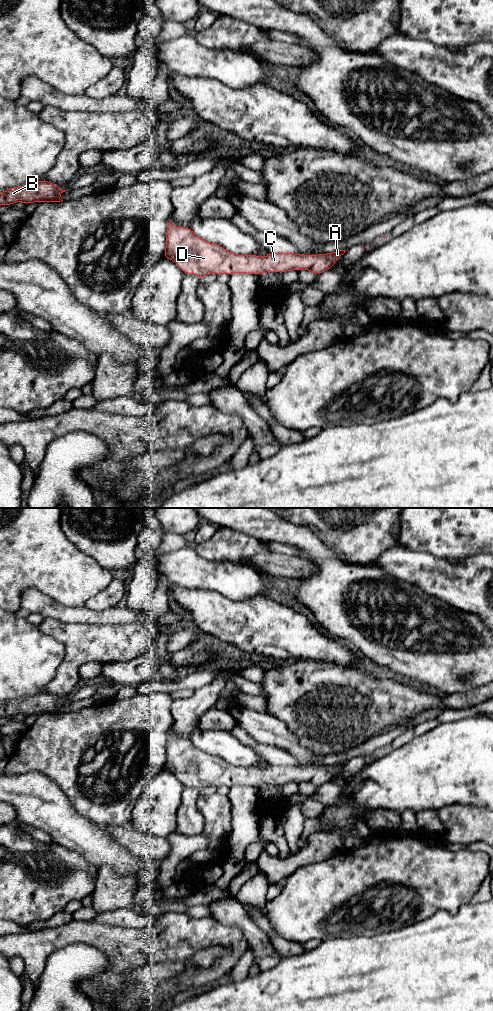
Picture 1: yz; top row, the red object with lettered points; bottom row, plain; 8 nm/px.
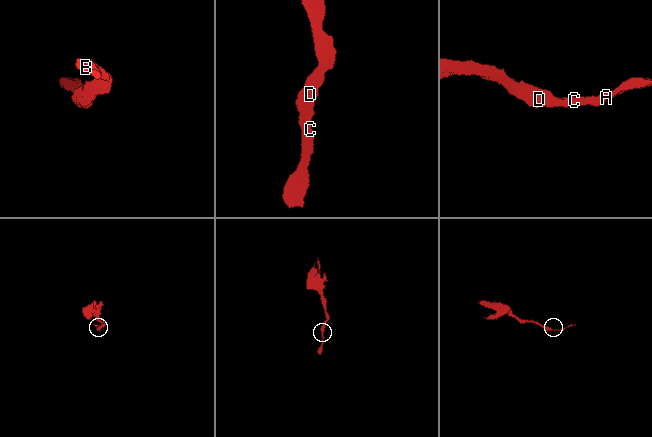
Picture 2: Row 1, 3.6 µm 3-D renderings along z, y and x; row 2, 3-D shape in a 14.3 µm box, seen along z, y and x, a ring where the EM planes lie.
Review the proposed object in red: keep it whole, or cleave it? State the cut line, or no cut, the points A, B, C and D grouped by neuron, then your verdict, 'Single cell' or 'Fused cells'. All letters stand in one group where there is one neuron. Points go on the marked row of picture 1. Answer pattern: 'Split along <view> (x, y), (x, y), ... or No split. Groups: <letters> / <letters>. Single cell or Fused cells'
No split. Groups: A B C D. Single cell

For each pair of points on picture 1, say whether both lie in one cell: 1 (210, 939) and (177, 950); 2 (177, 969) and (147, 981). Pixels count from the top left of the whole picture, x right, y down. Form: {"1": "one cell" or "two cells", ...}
{"1": "one cell", "2": "one cell"}

